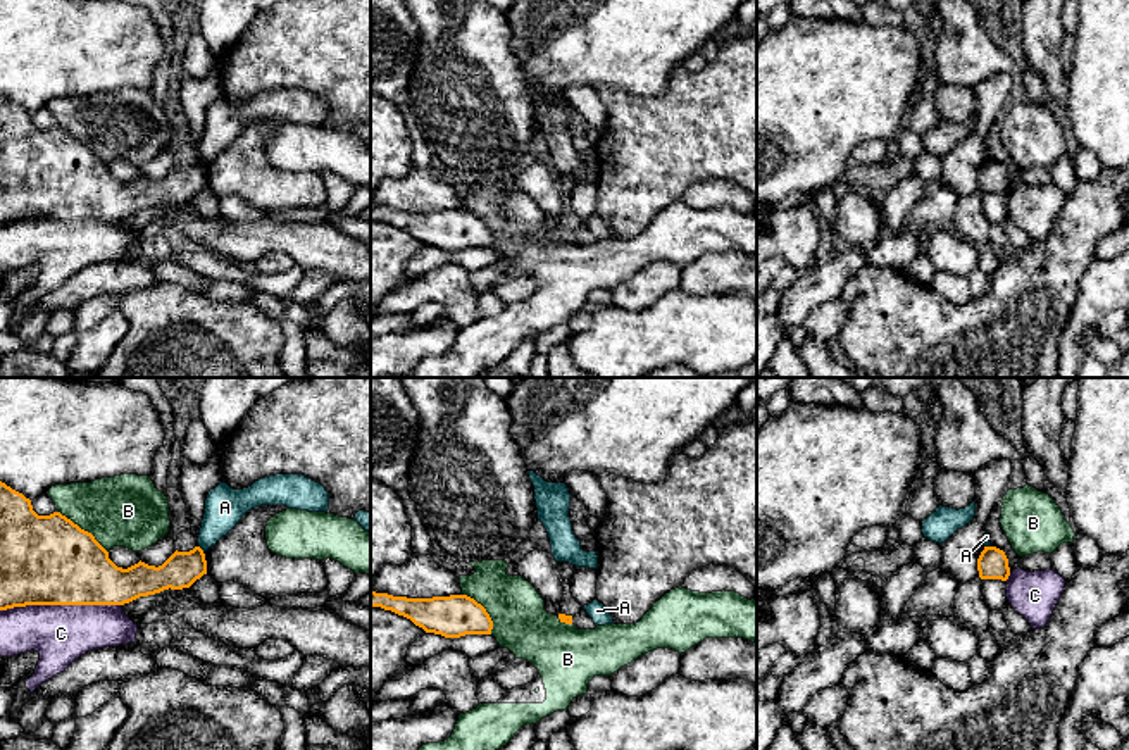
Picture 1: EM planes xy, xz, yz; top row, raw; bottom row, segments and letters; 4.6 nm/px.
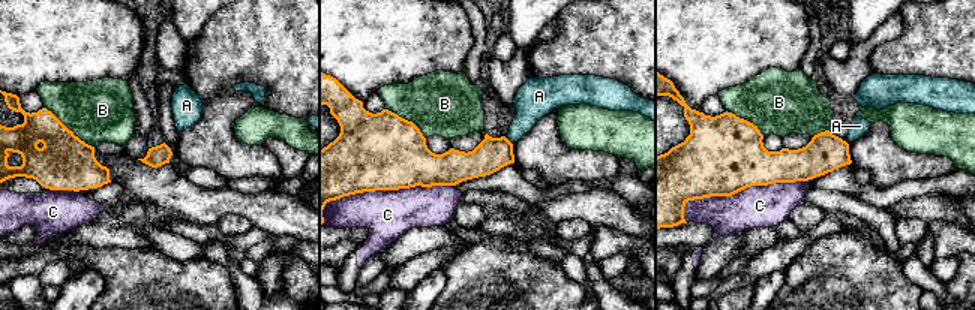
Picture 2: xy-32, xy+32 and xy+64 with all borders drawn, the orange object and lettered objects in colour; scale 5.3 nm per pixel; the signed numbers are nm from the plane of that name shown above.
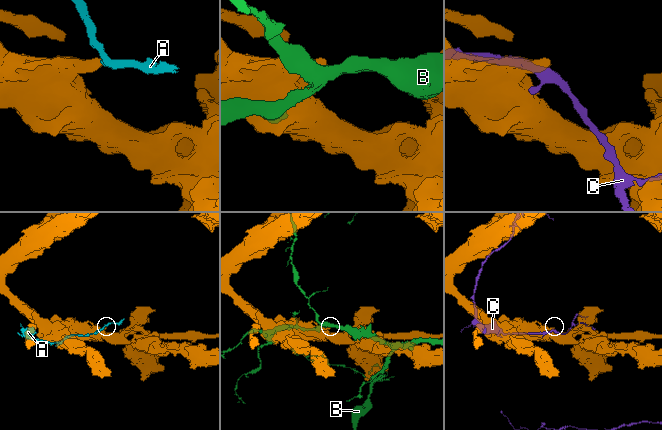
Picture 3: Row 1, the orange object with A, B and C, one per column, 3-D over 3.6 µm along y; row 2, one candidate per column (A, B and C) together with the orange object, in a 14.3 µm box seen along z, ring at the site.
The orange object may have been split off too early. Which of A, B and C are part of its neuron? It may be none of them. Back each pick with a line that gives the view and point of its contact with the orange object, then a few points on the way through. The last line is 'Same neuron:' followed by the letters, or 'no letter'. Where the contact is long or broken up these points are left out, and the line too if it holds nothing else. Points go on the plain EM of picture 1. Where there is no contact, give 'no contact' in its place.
Same neuron: no letter

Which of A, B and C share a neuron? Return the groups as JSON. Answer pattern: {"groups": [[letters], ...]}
{"groups": [["A"], ["B"], ["C"]]}

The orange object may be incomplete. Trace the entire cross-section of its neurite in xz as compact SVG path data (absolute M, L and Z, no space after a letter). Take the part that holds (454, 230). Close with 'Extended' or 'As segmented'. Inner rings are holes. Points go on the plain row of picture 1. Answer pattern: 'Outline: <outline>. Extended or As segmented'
Outline: M371 205L371 221L381 221L410 233L426 247L445 252L491 248L493 234L486 222L467 209L407 212Z. As segmented

